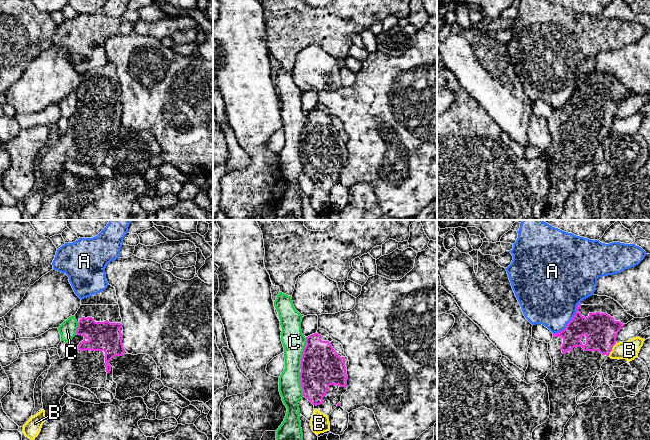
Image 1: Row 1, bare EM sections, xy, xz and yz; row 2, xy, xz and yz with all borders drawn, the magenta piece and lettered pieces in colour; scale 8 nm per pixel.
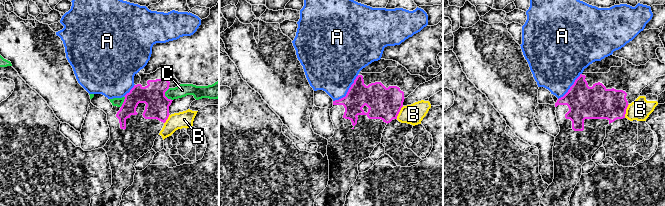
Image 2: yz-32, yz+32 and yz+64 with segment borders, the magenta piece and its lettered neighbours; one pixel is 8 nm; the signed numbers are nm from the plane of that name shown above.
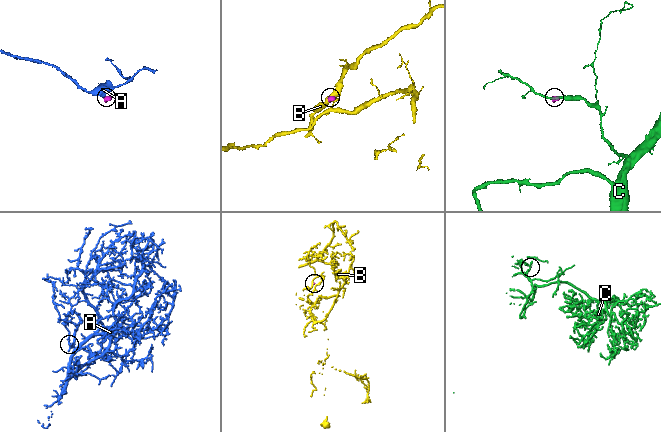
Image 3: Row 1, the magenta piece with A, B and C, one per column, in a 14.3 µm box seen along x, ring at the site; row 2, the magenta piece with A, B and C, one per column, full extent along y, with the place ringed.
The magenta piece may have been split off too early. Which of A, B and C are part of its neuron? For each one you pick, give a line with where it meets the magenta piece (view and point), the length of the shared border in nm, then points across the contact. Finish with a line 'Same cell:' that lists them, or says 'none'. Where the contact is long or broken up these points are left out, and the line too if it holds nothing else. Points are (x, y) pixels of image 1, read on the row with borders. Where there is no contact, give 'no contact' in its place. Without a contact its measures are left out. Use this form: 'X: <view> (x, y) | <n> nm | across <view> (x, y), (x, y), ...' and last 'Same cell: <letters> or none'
Same cell: none

